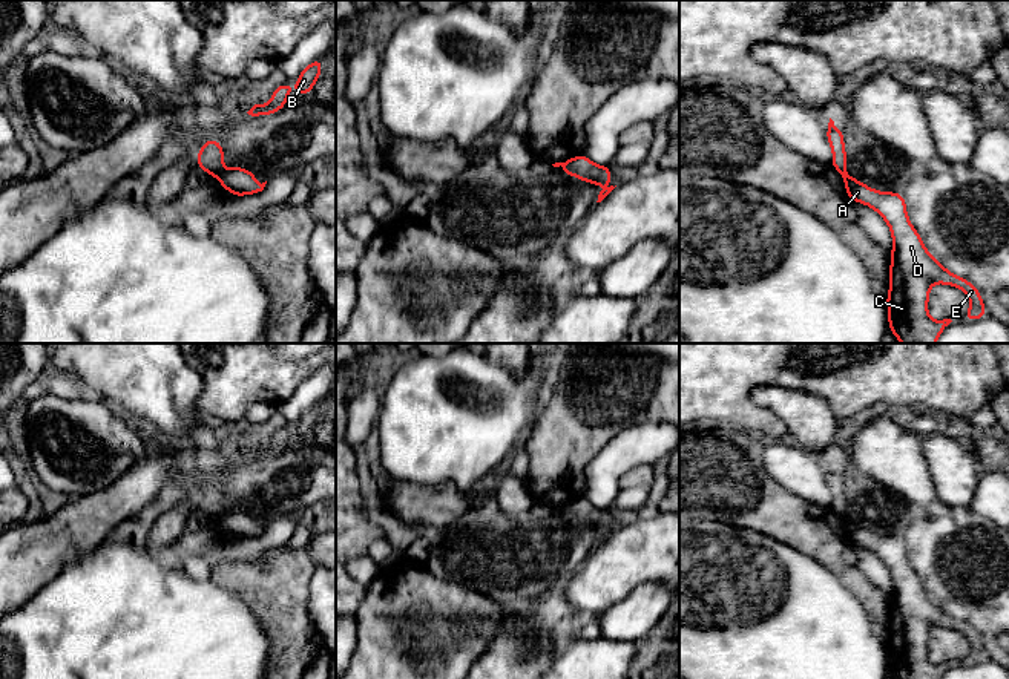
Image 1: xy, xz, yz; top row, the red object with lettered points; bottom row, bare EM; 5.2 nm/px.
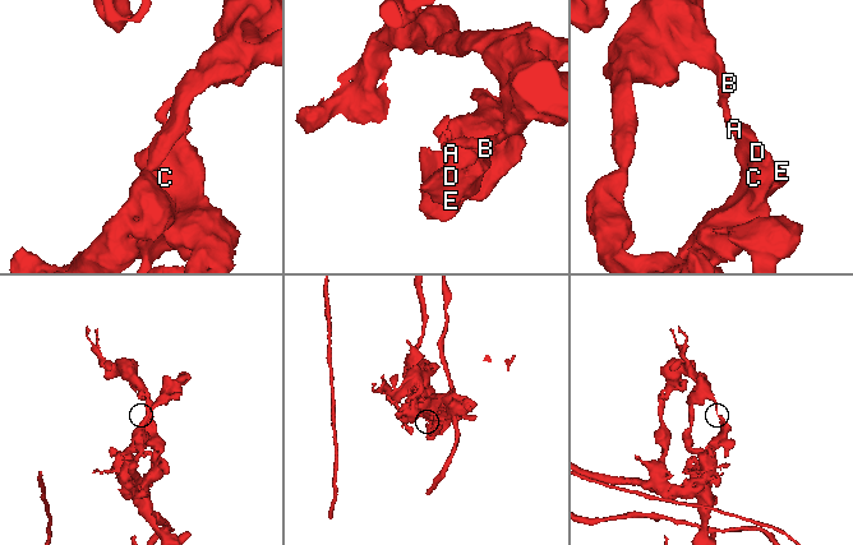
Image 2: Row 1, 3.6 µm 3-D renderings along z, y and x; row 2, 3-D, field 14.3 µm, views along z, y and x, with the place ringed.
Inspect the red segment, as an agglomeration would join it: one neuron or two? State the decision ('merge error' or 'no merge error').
merge error

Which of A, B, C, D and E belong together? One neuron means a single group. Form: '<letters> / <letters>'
A C D E / B

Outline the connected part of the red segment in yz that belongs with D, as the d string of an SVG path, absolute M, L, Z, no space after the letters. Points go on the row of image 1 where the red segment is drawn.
M842 175L848 198L874 208L889 225L892 251L886 297L889 331L902 343L935 343L951 319L932 320L928 299L932 284L960 288L971 302L965 320L986 316L980 291L965 277L948 271L932 257L912 227L902 193L877 192L850 175Z

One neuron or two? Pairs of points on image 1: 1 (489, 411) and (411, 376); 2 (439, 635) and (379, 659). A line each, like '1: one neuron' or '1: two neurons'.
1: one neuron
2: one neuron

